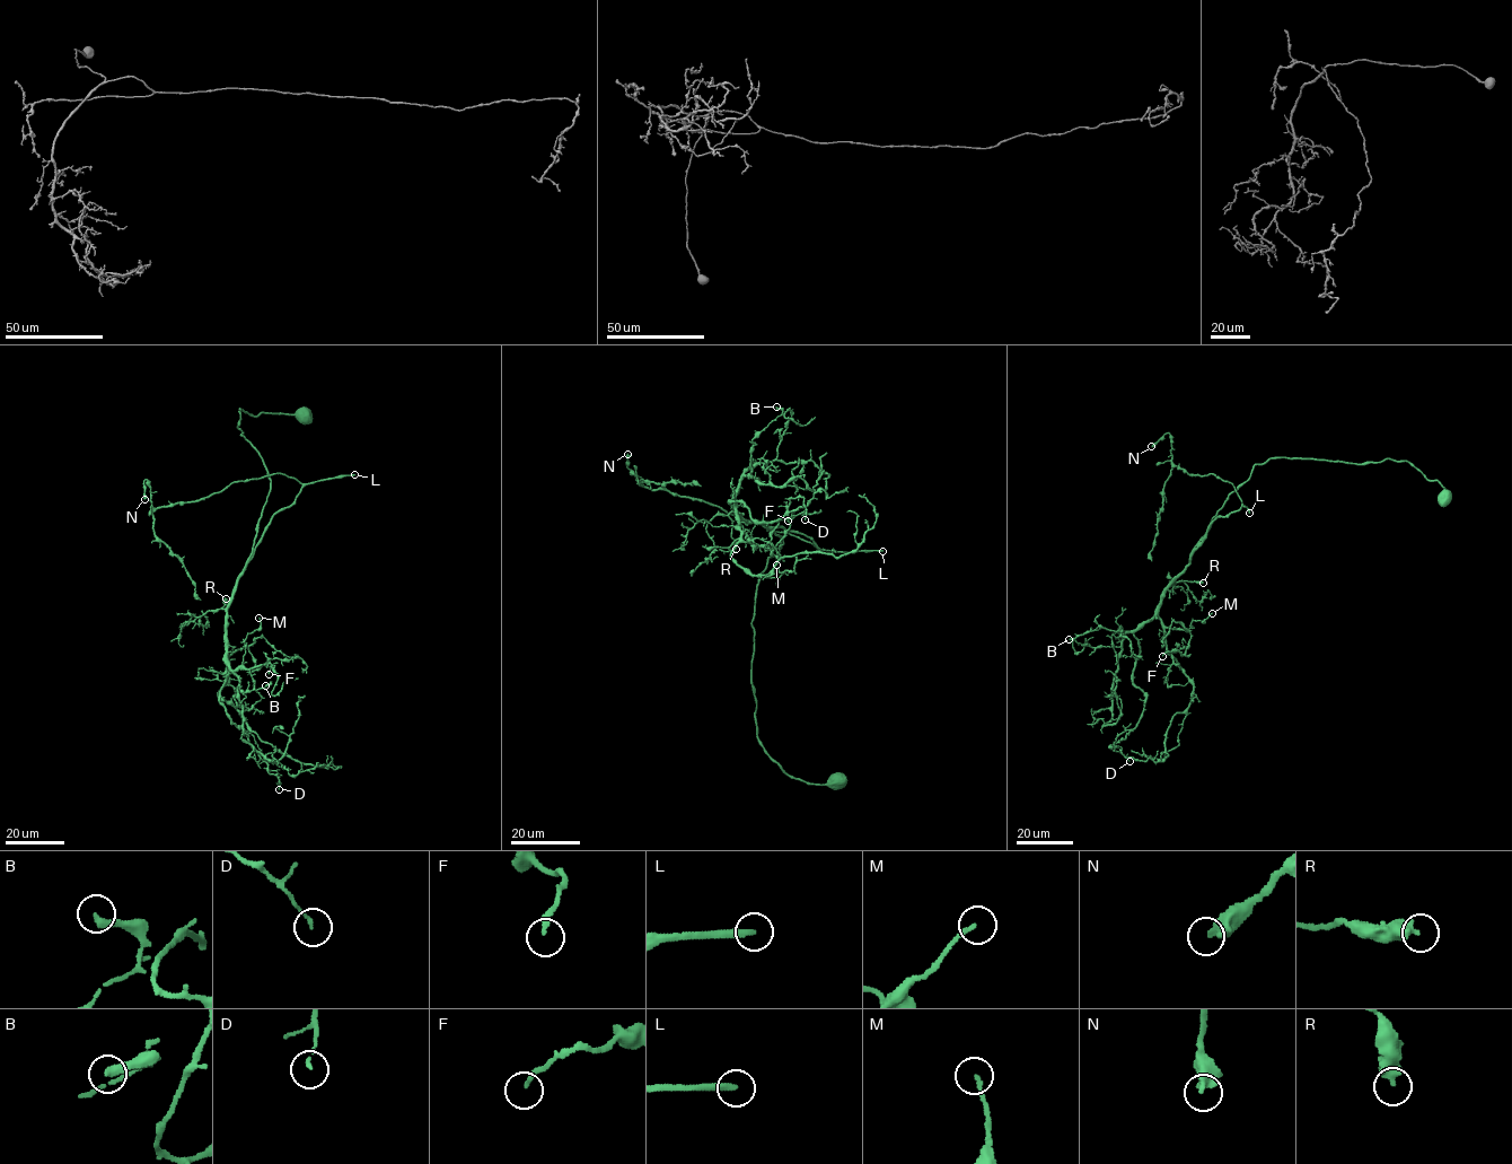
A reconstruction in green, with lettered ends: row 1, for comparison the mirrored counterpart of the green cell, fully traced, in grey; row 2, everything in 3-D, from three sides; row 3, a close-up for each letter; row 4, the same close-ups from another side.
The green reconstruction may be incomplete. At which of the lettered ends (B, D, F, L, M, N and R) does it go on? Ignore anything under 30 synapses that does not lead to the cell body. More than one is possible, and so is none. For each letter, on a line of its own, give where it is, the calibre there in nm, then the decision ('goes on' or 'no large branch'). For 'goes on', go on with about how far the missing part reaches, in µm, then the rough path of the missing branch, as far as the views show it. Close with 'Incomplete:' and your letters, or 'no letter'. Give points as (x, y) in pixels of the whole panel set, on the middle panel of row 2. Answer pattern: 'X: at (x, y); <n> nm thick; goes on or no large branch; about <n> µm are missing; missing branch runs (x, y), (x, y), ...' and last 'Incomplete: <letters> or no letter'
B: at (776, 407); 320 nm thick; no large branch
D: at (805, 519); 130 nm thick; no large branch
F: at (788, 521); 190 nm thick; no large branch
L: at (882, 551); 260 nm thick; goes on; about 300 µm are missing
M: at (776, 565); 150 nm thick; no large branch
N: at (627, 454); 420 nm thick; no large branch
R: at (736, 549); 400 nm thick; no large branch
Incomplete: L

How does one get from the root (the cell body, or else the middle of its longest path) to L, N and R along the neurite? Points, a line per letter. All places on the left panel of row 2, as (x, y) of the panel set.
L: (302, 414), (254, 417), (239, 408), (238, 429), (271, 481), (253, 550), (305, 486), (354, 474)
N: (302, 414), (239, 408), (271, 480), (254, 551), (298, 496), (293, 478), (154, 508), (147, 480), (144, 499)
R: (302, 414), (254, 417), (239, 408), (238, 429), (260, 454), (271, 488), (245, 569), (222, 609), (226, 598)

